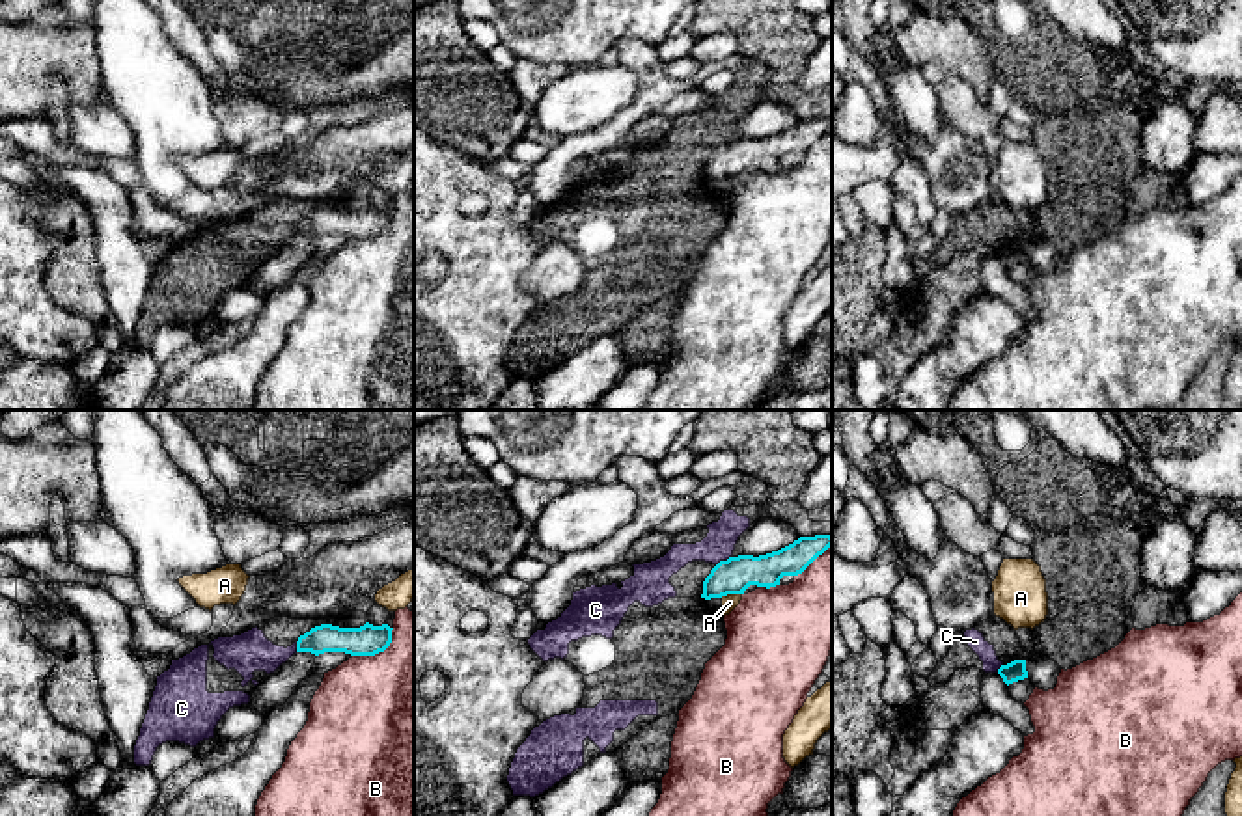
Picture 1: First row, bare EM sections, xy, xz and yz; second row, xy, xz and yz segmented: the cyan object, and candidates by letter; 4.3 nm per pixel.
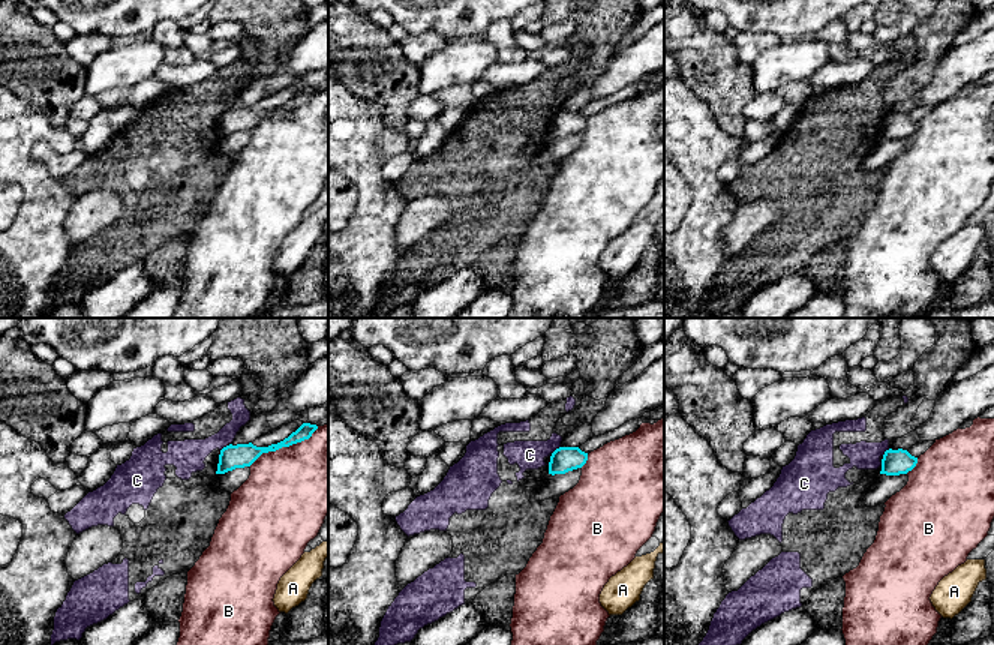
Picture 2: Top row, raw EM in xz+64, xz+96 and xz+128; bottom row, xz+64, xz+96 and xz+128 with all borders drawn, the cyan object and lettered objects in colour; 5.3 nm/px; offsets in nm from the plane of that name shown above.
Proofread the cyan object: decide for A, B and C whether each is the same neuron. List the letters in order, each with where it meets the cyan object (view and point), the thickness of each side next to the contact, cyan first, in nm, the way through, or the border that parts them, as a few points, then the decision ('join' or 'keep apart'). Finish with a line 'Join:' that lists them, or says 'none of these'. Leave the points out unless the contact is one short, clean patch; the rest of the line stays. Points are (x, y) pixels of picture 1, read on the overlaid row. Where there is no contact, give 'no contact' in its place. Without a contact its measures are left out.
A: contact xz (730, 593); calibres 160 and 70 nm; keep apart
B: contact xy (379, 651); calibres 140 and 480 nm; keep apart
C: contact xz (722, 561); calibres 160 and 140 nm; border xz (730, 556), (717, 565); keep apart
Join: none of these

